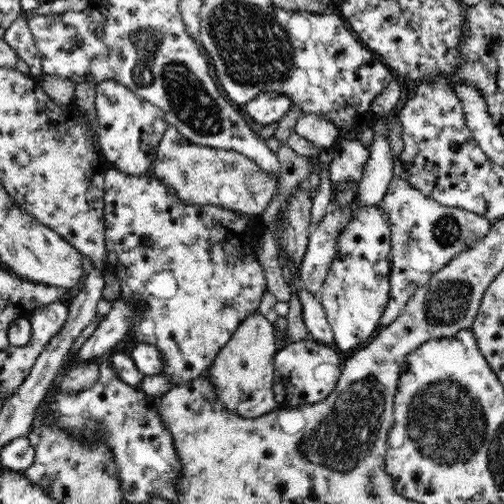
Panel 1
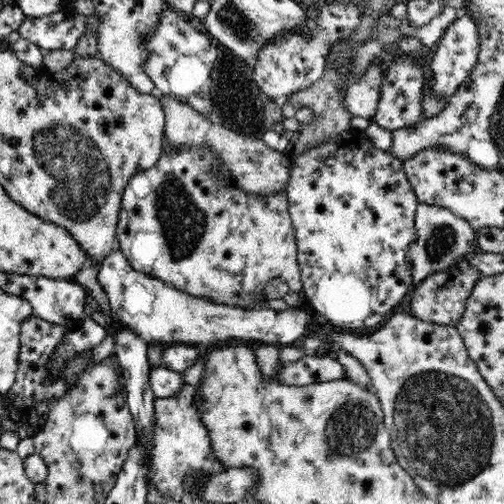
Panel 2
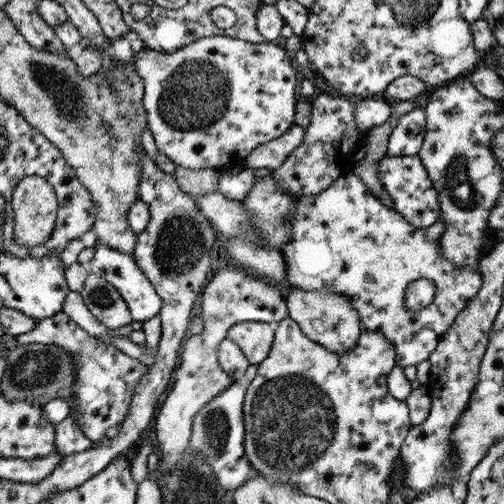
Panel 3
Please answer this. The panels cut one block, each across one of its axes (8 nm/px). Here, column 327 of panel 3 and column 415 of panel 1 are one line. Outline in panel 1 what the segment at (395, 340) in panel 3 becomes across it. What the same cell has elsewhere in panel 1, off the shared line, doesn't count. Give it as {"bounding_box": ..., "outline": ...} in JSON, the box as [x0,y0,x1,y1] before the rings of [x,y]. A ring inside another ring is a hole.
{"bounding_box":[378,176,494,328],"outline":[[[398,176],[392,178],[386,196],[378,206],[390,224],[390,302],[380,320],[380,328],[386,328],[404,314],[418,288],[426,286],[430,278],[450,264],[460,252],[470,250],[476,242],[486,238],[494,222],[468,210],[442,206]]]}

